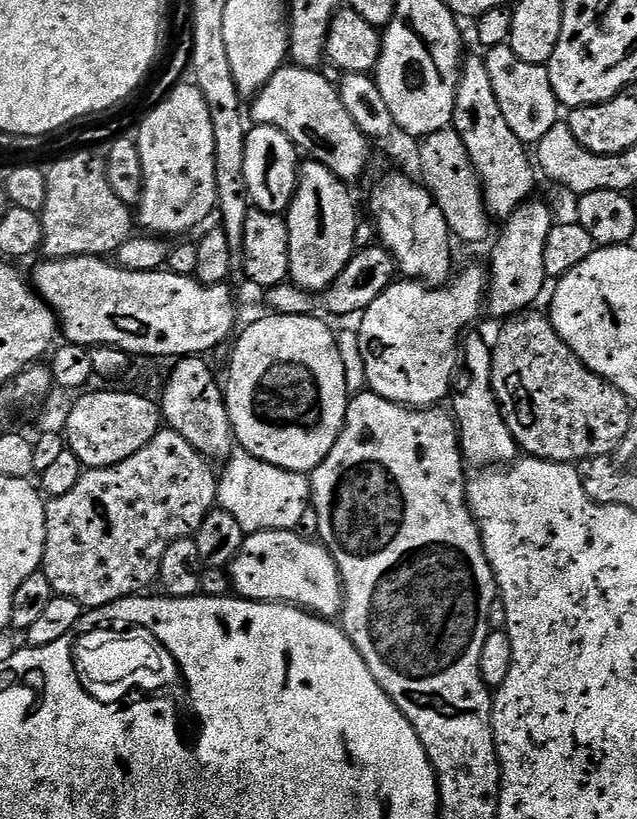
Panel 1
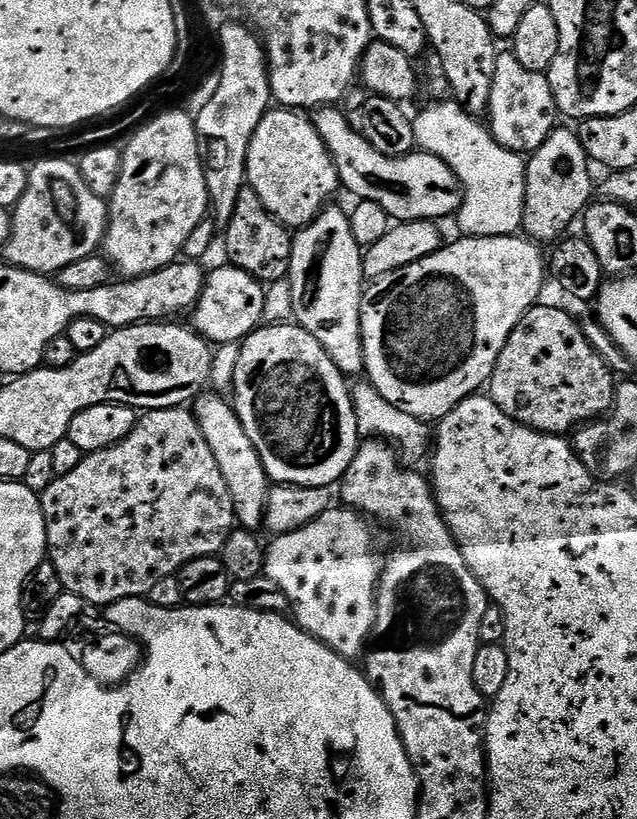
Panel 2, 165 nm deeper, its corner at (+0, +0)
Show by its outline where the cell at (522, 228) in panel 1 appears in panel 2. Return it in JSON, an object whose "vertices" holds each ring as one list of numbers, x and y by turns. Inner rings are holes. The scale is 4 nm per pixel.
{"vertices":[[558,126,546,142,531,153,527,164,526,206,523,210,523,233,532,241,546,244,555,243,568,231,568,226,583,213,594,196,592,170,588,155,581,144,579,135]]}

